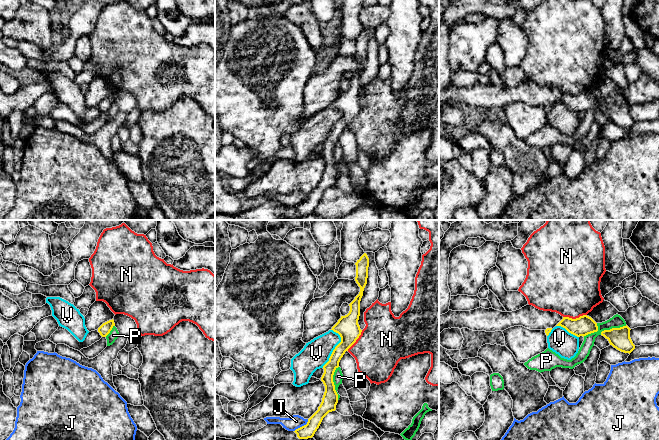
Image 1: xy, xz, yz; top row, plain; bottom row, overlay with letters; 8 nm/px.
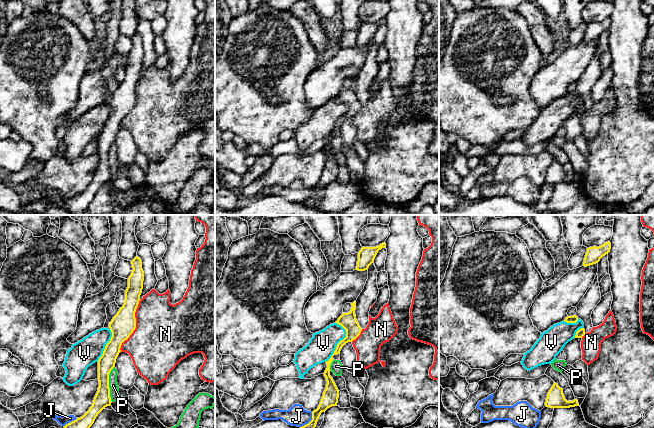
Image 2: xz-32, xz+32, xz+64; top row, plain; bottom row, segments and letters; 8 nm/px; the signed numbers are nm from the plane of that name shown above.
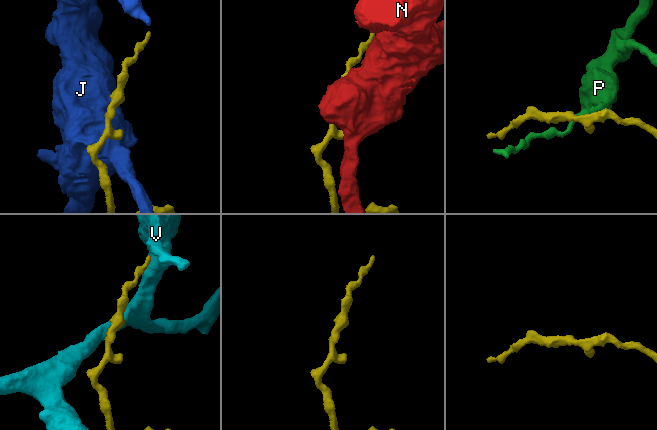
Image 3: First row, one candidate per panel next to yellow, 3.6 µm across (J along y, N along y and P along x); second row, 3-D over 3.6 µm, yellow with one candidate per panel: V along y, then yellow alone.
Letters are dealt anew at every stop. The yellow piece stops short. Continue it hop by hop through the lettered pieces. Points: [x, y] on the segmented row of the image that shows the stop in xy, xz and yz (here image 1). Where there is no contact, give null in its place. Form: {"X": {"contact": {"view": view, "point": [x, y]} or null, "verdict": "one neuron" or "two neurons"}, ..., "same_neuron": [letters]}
{"J": {"contact": {"view": "xz", "point": [302, 426]}, "verdict": "two neurons"}, "N": {"contact": {"view": "yz", "point": [574, 319]}, "verdict": "two neurons"}, "P": {"contact": {"view": "xz", "point": [333, 383]}, "verdict": "two neurons"}, "V": {"contact": {"view": "xz", "point": [335, 348]}, "verdict": "two neurons"}, "same_neuron": []}

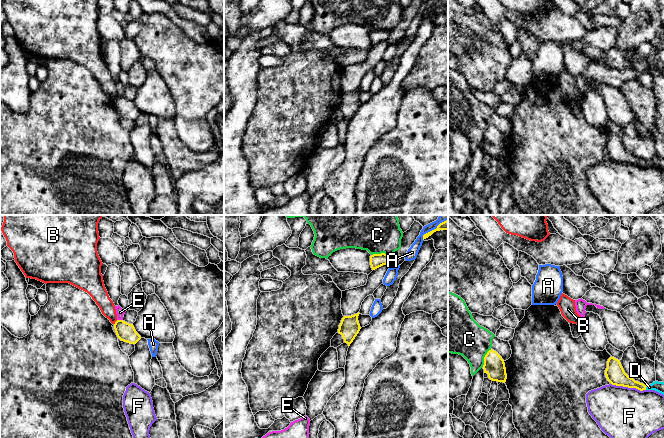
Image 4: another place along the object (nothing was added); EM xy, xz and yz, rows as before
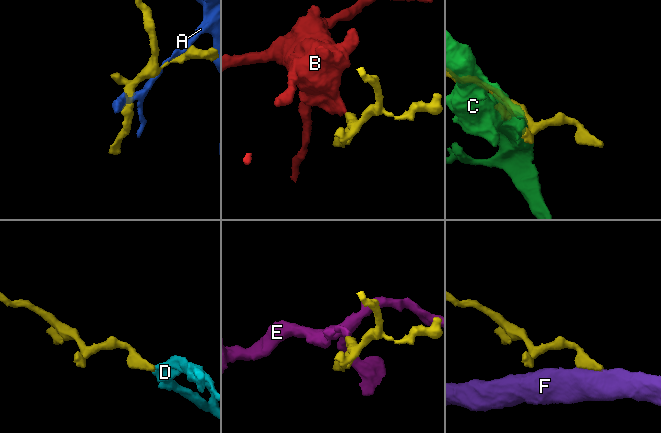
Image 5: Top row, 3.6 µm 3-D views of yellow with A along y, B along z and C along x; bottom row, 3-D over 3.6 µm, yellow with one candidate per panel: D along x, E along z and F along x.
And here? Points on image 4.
{"A": {"contact": {"view": "xz", "point": [434, 229]}, "verdict": "two neurons"}, "B": {"contact": {"view": "xy", "point": [115, 322]}, "verdict": "two neurons"}, "C": {"contact": {"view": "xz", "point": [381, 253]}, "verdict": "two neurons"}, "D": {"contact": {"view": "yz", "point": [646, 386]}, "verdict": "one neuron"}, "E": {"contact": {"view": "xy", "point": [120, 320]}, "verdict": "two neurons"}, "F": {"contact": {"view": "yz", "point": [628, 387]}, "verdict": "two neurons"}, "same_neuron": ["D"]}

